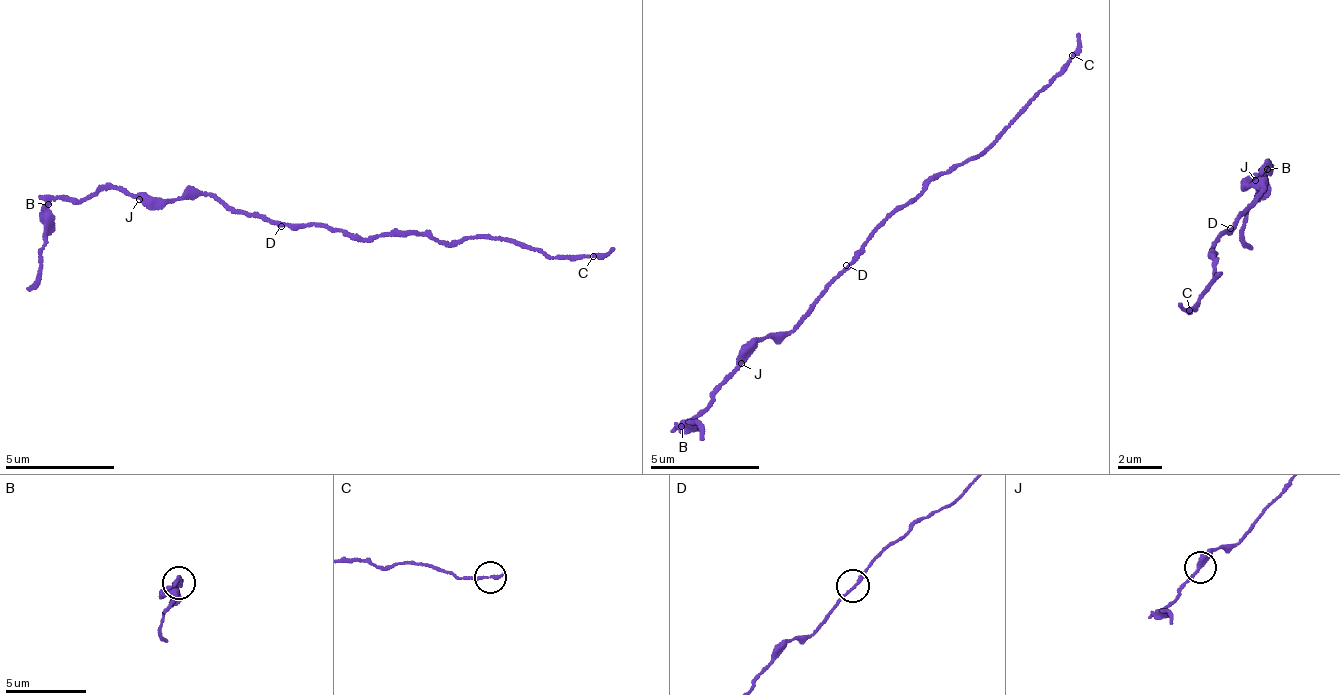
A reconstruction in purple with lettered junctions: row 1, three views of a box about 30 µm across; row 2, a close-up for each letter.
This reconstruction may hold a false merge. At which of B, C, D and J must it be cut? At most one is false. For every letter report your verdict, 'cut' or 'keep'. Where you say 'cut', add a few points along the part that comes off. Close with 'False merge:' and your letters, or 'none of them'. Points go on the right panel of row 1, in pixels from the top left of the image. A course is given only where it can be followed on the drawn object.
B: cut; course (1267, 168), (1267, 195), (1241, 225), (1253, 250)
C: keep
D: keep
J: keep
False merge: B

